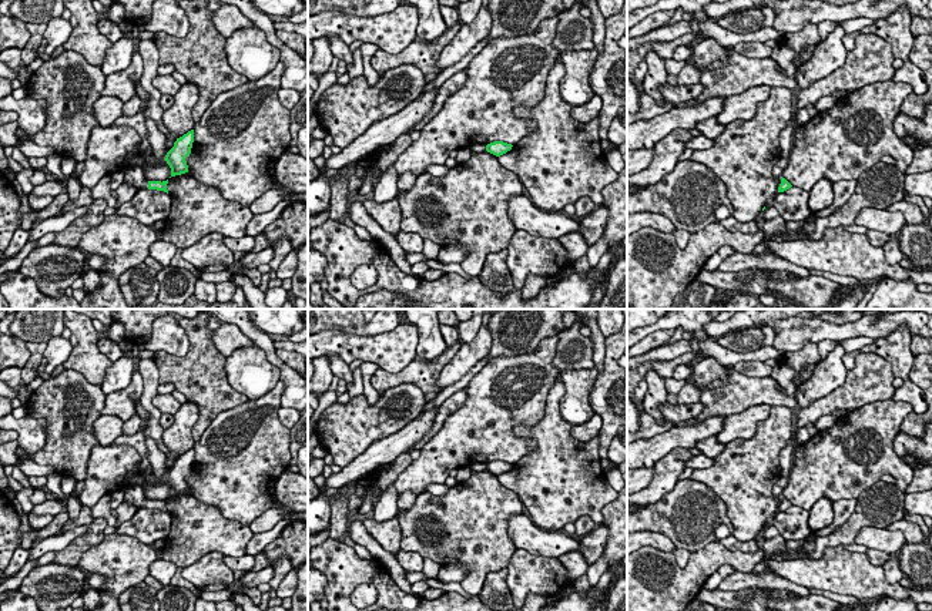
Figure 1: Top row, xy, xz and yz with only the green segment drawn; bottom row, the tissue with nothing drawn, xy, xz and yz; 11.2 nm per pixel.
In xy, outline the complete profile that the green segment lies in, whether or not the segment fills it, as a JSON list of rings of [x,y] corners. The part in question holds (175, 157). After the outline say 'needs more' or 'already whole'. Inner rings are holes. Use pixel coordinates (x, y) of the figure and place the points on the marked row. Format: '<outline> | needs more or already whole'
[[[194,130],[177,138],[174,147],[167,152],[164,160],[171,168],[171,177],[188,172],[185,158],[191,154],[192,142],[194,142]]] | already whole

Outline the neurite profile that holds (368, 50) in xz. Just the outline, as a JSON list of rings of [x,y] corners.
[[[363,43],[359,48],[363,61],[363,77],[366,78],[368,84],[373,87],[379,80],[379,73],[372,68],[371,58],[380,48],[376,44],[366,44],[366,43]]]

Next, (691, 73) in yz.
[[[693,60],[685,61],[684,68],[677,75],[680,84],[698,84],[701,81],[703,70],[717,70],[721,67],[721,61],[715,60],[708,67],[698,67]]]

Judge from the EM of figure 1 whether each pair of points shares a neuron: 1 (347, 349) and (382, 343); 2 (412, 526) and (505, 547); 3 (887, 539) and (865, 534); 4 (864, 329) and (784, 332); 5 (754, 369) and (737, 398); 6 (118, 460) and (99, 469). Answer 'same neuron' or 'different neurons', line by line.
1: same neuron
2: same neuron
3: same neuron
4: same neuron
5: different neurons
6: same neuron

